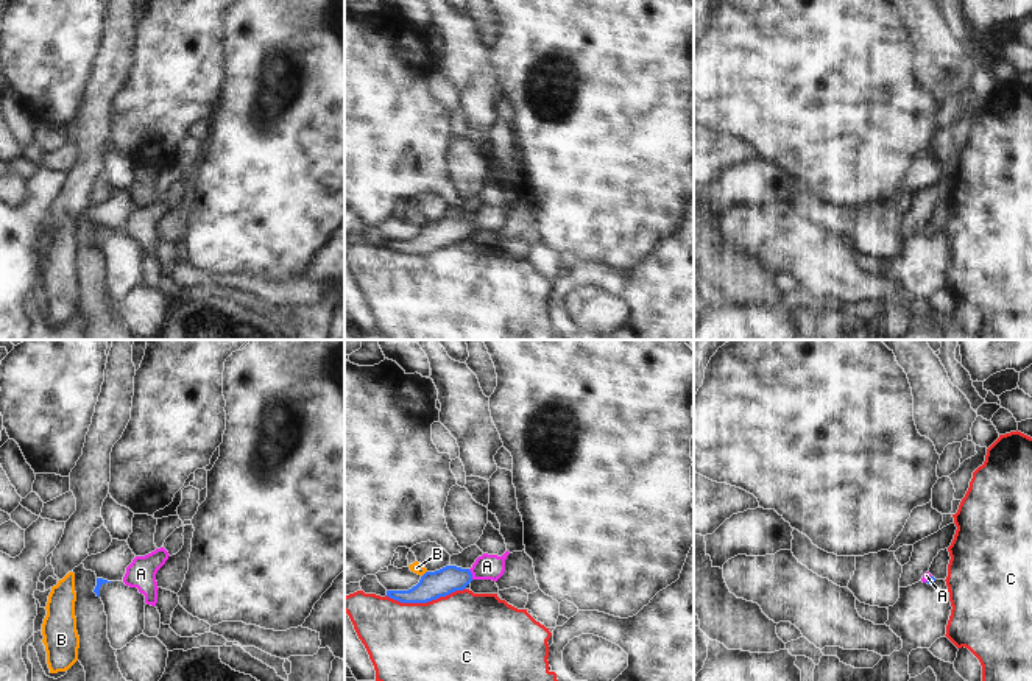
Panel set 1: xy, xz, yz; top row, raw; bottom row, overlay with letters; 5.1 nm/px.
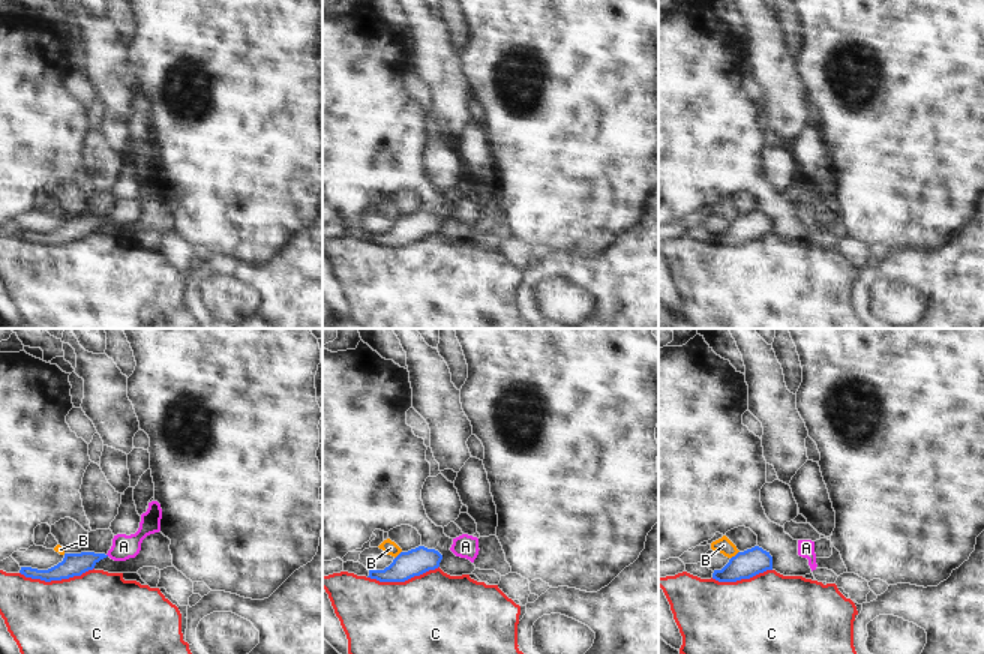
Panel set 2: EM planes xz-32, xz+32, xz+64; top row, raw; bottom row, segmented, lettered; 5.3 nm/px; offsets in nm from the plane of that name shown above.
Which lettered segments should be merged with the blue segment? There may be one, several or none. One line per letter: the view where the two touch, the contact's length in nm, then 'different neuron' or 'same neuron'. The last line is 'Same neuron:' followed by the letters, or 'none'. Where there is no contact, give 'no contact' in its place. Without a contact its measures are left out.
A: contact in xz; length 60 nm; same neuron
B: contact in xz; length 50 nm; different neuron
C: contact in xz; length 420 nm; different neuron
Same neuron: A

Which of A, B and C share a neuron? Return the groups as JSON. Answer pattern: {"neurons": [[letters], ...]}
{"neurons": [["A"], ["B"], ["C"]]}

